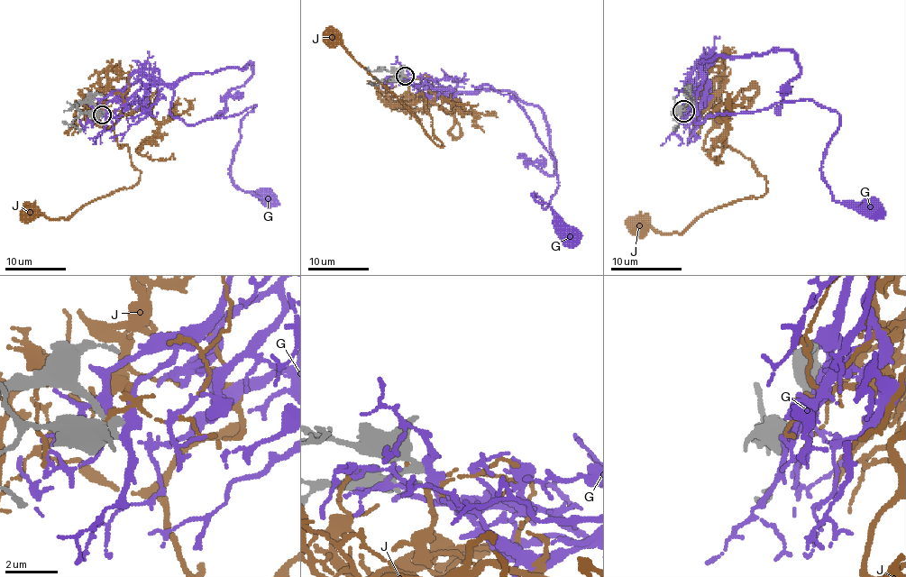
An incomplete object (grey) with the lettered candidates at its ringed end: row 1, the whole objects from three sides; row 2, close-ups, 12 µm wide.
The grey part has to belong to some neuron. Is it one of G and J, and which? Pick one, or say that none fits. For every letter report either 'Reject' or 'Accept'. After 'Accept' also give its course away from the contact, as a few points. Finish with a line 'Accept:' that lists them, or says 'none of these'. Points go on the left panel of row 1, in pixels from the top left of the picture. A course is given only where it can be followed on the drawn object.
G: Reject
J: Reject
Accept: none of these

